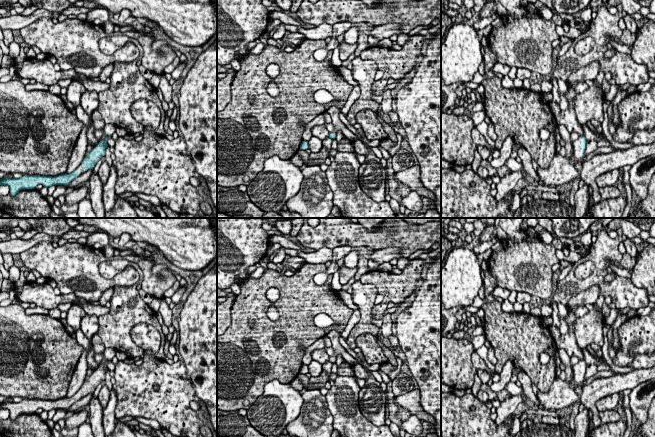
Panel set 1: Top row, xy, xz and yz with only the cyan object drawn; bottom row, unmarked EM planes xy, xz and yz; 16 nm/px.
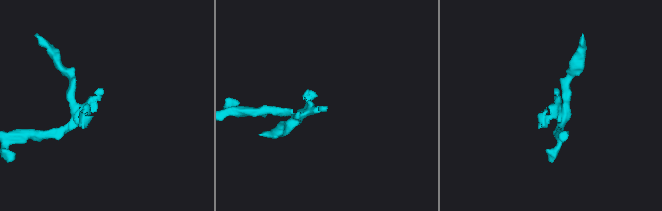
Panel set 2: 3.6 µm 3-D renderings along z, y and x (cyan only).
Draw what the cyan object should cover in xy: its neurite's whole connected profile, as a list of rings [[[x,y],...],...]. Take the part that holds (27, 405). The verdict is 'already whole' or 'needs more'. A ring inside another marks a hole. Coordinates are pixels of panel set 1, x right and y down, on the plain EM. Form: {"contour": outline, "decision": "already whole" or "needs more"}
{"contour": [[[107,360],[104,364],[99,365],[94,373],[86,376],[81,388],[72,397],[65,397],[58,400],[40,400],[40,399],[24,399],[21,402],[5,401],[0,403],[0,409],[8,409],[10,411],[10,419],[15,420],[20,414],[35,413],[37,409],[42,408],[44,411],[52,409],[69,409],[75,402],[89,393],[93,393],[98,385],[105,380],[105,373],[108,370],[107,364],[111,360]]], "decision": "needs more"}

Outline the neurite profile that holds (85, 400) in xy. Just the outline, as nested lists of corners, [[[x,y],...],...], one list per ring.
[[[89,393],[86,396],[82,397],[77,402],[73,403],[73,405],[69,409],[67,409],[67,410],[63,409],[63,410],[67,413],[67,412],[74,412],[75,410],[77,410],[79,408],[83,408],[86,405],[89,405],[89,402],[92,397],[93,397],[93,393]]]

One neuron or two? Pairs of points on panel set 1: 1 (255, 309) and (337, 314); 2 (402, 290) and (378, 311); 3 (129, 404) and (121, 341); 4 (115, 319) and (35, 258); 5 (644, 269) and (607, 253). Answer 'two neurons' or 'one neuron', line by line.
1: one neuron
2: one neuron
3: two neurons
4: two neurons
5: two neurons

